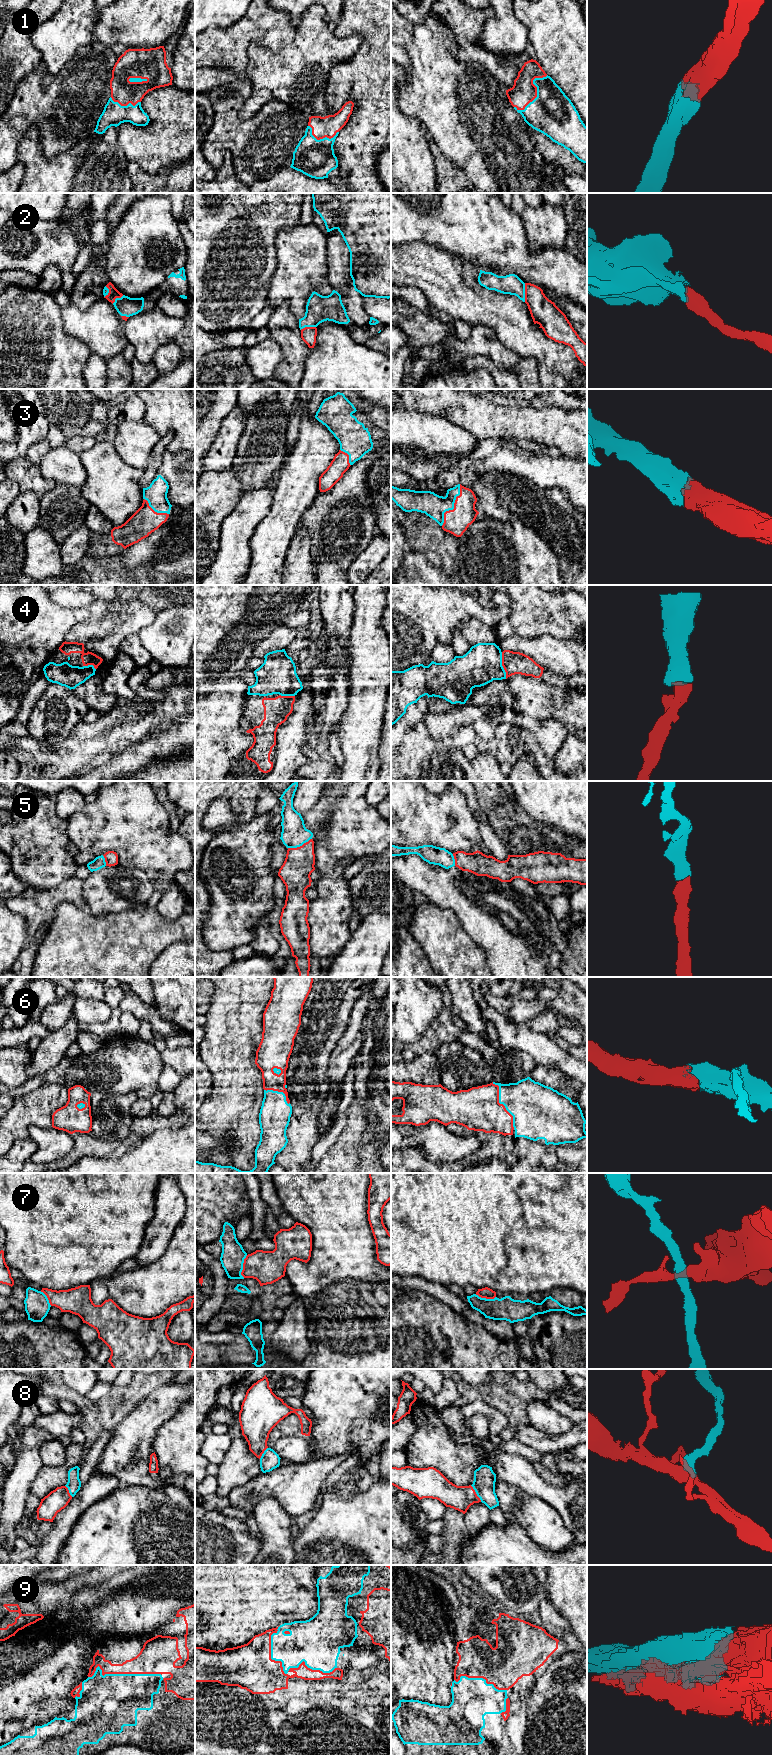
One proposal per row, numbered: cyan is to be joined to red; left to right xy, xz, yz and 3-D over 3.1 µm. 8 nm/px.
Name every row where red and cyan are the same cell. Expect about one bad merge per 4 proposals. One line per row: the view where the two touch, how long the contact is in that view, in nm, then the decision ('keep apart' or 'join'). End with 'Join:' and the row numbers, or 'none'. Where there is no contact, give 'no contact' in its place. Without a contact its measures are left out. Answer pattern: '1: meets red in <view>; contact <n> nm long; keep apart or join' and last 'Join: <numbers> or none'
1: meets red in yz; contact 380 nm long; join
2: meets red in yz; contact 150 nm long; join
3: meets red in yz; contact 360 nm long; join
4: meets red in yz; contact 220 nm long; join
5: meets red in xz; contact 200 nm long; join
6: meets red in yz; contact 420 nm long; join
7: meets red in xz; contact 190 nm long; keep apart
8: meets red in yz; contact 160 nm long; join
9: meets red in xy; contact 600 nm long; join
Join: 1, 2, 3, 4, 5, 6, 8, 9

